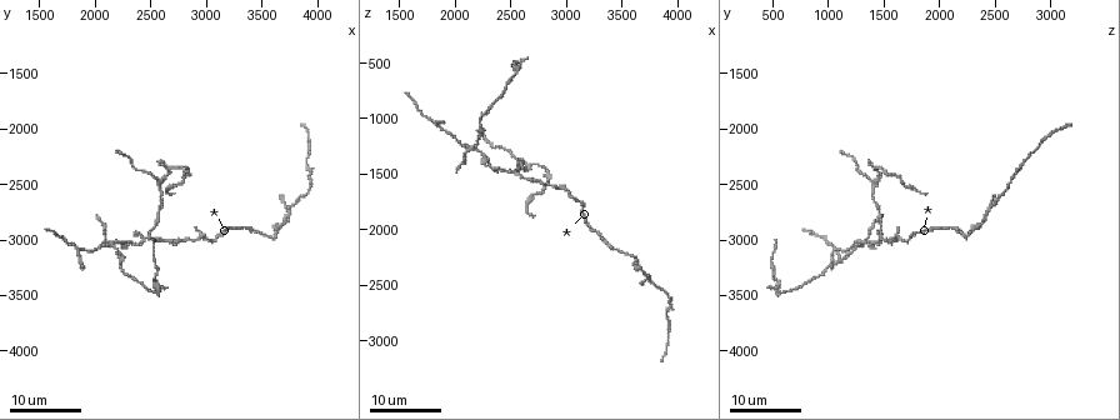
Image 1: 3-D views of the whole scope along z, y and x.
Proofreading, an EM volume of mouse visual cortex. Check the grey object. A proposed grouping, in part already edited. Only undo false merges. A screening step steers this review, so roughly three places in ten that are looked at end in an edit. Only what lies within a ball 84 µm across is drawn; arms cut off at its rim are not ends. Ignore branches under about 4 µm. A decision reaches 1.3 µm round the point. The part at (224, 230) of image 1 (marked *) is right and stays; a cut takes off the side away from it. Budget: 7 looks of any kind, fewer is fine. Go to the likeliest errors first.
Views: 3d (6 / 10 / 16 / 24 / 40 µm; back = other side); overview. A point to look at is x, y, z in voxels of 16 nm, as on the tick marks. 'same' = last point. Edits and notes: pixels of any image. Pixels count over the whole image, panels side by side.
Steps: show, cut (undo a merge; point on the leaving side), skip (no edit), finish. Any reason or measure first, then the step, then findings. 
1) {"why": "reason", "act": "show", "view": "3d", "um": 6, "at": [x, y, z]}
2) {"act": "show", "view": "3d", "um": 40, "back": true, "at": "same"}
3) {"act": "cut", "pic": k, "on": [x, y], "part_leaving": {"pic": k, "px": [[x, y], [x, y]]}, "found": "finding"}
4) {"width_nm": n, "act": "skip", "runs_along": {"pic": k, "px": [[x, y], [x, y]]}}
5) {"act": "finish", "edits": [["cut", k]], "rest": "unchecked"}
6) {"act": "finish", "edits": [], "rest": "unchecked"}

{"why": "looks like a crossing", "act": "show", "view": "3d", "um": 16, "at": [2160, 3060, 1260]}

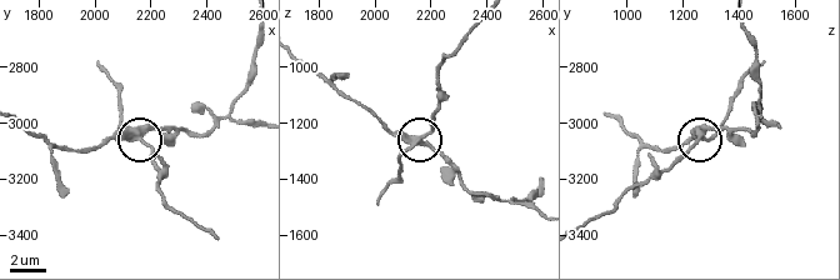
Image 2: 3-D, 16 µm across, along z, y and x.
{"act": "show", "view": "3d", "um": 6, "at": [2160, 3050, 1260]}

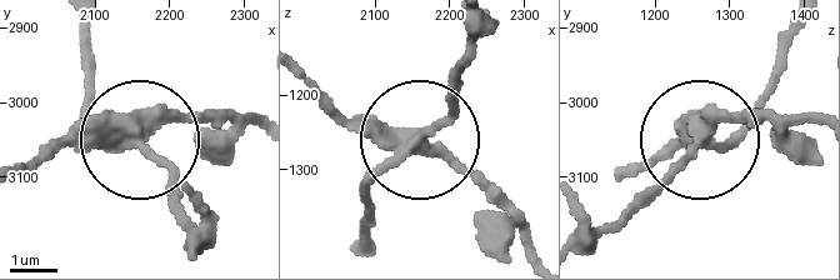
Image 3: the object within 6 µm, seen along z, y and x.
{"width_nm": 330, "act": "cut", "pic": 3, "on": [368, 189], "part_leaving": {"pic": 3, "px": [[700, 149], [584, 233]]}, "found": "a second neuron is stuck on"}

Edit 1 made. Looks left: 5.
{"act": "show", "view": "overview"}

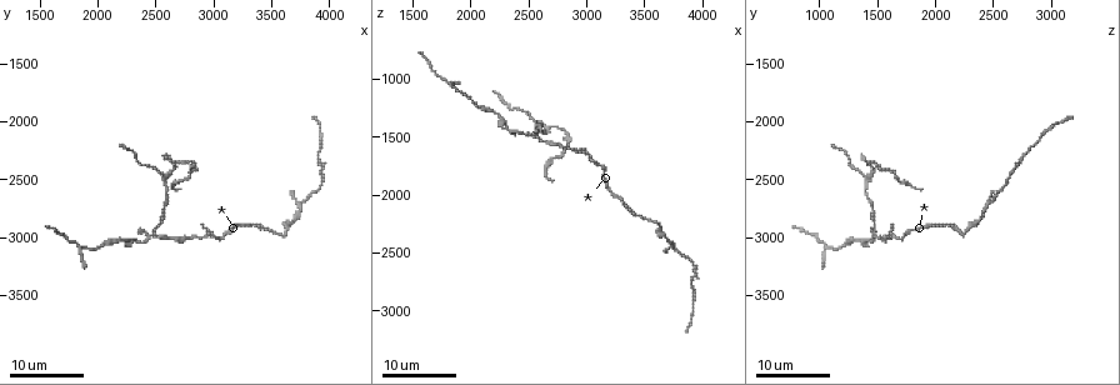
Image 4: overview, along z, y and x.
{"why": "looks like a crossing", "act": "show", "view": "3d", "um": 24, "at": [2480, 2980, 1460]}

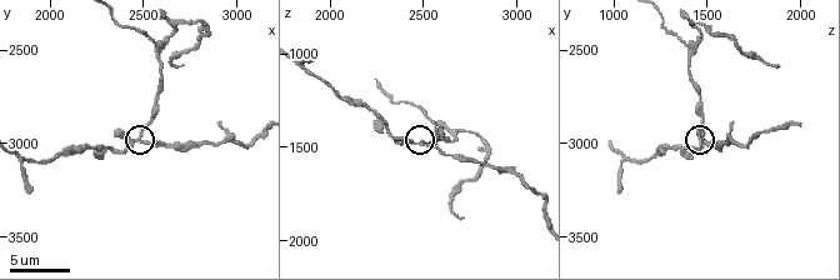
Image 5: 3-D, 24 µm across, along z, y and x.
{"act": "show", "view": "3d", "um": 10, "at": [2480, 2960, 1480]}

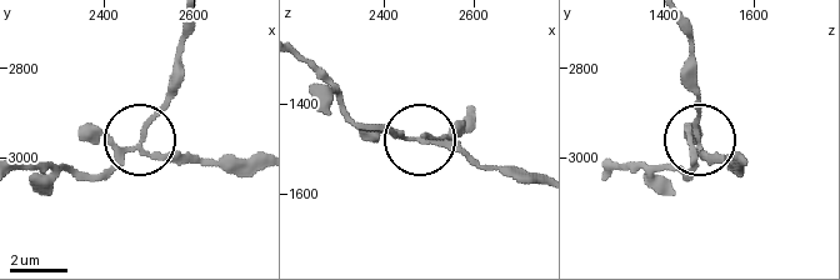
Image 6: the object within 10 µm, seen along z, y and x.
{"why": "other side", "act": "show", "view": "3d", "um": 10, "back": true, "at": [2475, 2970, 1480]}

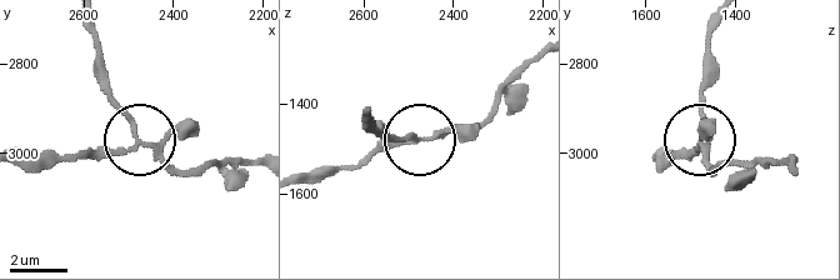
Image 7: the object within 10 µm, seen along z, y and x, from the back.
{"width_nm": 170, "act": "cut", "pic": 7, "on": [111, 100], "part_leaving": {"pic": 7, "px": [[138, 135], [111, 95], [93, 23]]}, "found": "a second neuron is stuck on"}

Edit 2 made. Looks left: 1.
{"why": "side arm on a straight run", "act": "show", "view": "3d", "um": 10, "at": [2940, 3000, 1620]}

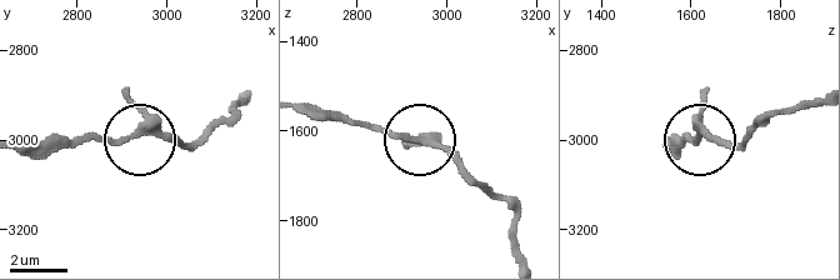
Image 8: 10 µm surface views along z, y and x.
{"act": "skip", "runs_along": {"pic": 8, "px": [[519, 244], [506, 203], [456, 160], [413, 139], [344, 124]]}, "found": "all the same neuron"}

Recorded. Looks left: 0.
{"act": "finish", "edits": [["cut", 3], ["cut", 7]], "rest": "unchecked"}

